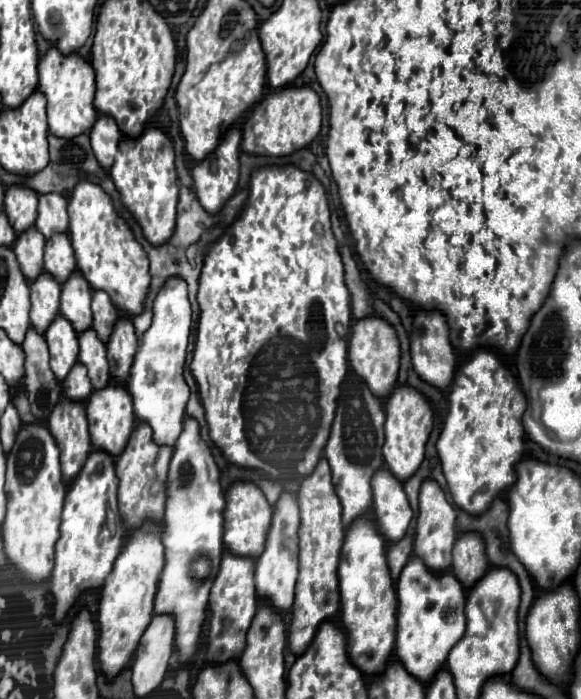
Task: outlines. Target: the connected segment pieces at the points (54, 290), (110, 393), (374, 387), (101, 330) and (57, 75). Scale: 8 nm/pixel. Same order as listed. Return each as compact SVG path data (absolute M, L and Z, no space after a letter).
M42 271L30 283L30 301L32 325L40 327L40 331L46 331L60 311L60 283L48 271Z
M110 381L106 387L92 391L88 401L86 401L86 413L88 413L88 423L90 423L92 445L96 449L108 451L110 455L120 455L120 451L126 447L128 437L136 425L136 417L134 417L134 409L132 409L132 397L124 389L124 385Z
M366 315L362 319L356 319L348 341L348 361L356 375L360 375L366 381L370 391L384 399L388 391L392 391L392 387L396 385L400 367L400 345L394 327L378 315Z
M94 289L92 291L92 313L94 313L94 329L100 335L100 339L106 343L108 335L112 333L112 325L118 319L118 309L110 301L108 293Z
M52 45L38 63L38 91L42 91L48 99L46 113L48 113L48 125L54 135L60 137L76 137L80 133L88 133L92 129L92 123L98 117L98 111L94 107L94 69L88 59L84 59L78 53L60 53L56 45Z

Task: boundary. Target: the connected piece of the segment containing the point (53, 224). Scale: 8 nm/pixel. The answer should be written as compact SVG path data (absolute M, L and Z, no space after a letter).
M60 193L38 195L36 229L42 231L42 235L46 239L50 239L50 235L56 231L68 231L66 205L68 205L68 199Z

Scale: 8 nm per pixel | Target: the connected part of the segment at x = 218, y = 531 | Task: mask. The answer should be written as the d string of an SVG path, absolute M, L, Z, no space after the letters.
M186 417L182 435L174 445L174 457L170 461L170 475L166 483L166 511L164 511L164 557L166 565L160 575L160 585L156 593L154 613L168 613L176 619L176 647L180 659L188 661L196 651L200 627L204 621L204 611L208 603L208 593L214 575L194 581L190 567L198 557L208 557L212 571L218 569L222 557L222 535L224 535L224 491L220 485L220 471L208 445L200 437L200 425L196 419Z

